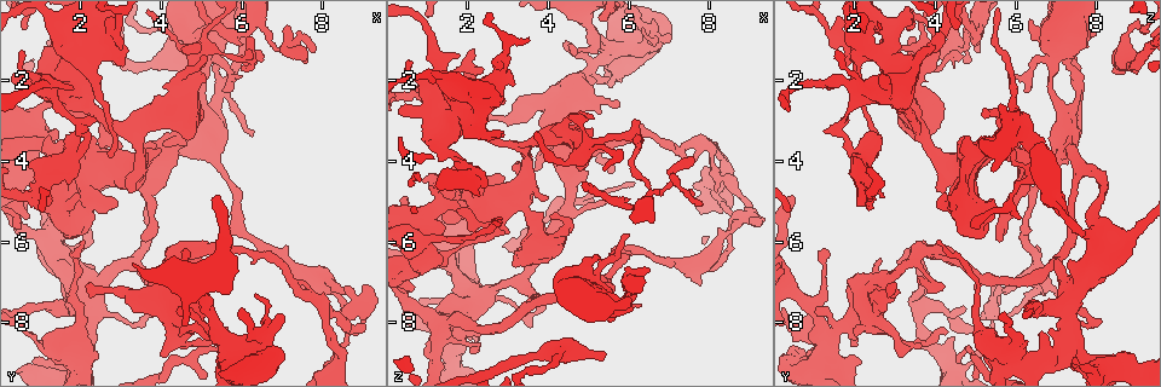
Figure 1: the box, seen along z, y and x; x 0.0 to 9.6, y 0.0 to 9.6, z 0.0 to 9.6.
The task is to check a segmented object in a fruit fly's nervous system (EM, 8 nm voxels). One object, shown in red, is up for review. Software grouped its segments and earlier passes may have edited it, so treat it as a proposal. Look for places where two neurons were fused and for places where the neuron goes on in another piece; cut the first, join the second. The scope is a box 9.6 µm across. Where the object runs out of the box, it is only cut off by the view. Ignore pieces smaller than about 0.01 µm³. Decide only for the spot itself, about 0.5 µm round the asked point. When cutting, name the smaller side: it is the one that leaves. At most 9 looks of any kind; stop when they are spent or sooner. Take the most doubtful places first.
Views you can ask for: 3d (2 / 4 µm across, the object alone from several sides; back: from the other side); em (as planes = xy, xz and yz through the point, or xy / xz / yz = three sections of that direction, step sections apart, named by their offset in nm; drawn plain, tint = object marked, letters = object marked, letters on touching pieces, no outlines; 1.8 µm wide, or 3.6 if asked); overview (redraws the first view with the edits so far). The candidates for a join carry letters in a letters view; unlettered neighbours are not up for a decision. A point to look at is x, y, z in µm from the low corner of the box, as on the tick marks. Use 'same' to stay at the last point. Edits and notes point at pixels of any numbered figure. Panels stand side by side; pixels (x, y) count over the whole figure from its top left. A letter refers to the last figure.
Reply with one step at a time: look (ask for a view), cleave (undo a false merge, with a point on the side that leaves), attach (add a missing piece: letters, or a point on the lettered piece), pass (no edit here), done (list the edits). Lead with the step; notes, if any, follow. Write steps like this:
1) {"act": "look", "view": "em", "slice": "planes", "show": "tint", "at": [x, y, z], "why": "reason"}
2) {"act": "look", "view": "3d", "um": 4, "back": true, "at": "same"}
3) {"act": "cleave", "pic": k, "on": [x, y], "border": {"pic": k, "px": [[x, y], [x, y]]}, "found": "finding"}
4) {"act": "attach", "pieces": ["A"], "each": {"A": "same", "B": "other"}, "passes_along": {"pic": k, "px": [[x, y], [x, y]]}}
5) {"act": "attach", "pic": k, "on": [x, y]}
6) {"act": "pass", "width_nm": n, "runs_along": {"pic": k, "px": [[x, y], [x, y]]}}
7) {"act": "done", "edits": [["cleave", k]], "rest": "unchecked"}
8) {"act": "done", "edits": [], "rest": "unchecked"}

{"act": "look", "view": "em", "slice": "yz", "step": 4, "show": "tint", "at": [0.90, 2.70, 5.95]}

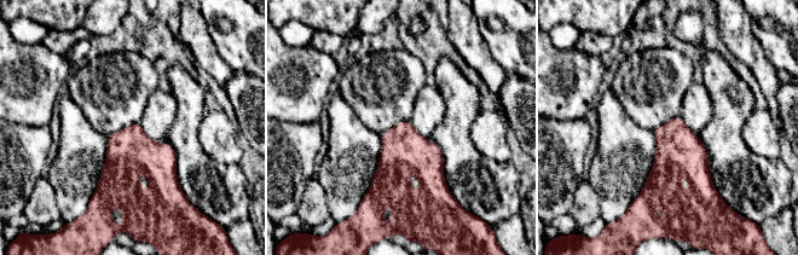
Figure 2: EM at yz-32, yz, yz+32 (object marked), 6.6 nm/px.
{"act": "look", "view": "em", "slice": "planes", "show": "letters", "at": "same", "why": "cut it another way"}

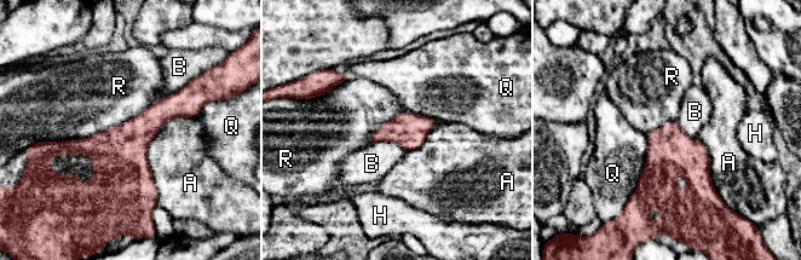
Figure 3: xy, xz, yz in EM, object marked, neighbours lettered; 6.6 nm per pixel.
{"act": "pass", "width_nm": 220, "each": {"A": "other", "B": "other", "H": "other", "Q": "other", "R": "other"}, "border": {"pic": 3, "px": [[148, 107], [122, 123], [107, 130]]}, "found": "all the same neuron"}

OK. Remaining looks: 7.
{"act": "look", "view": "3d", "um": 4, "at": [1.30, 6.20, 8.25], "why": "abrupt turn"}

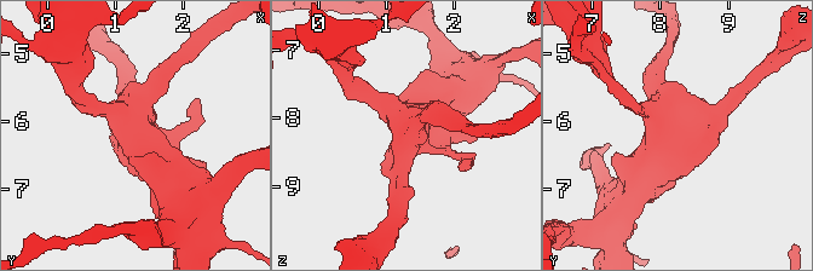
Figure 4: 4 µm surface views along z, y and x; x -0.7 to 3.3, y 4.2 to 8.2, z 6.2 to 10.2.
{"act": "look", "view": "em", "slice": "yz", "step": 16, "show": "letters", "at": [1.35, 6.20, 8.25]}

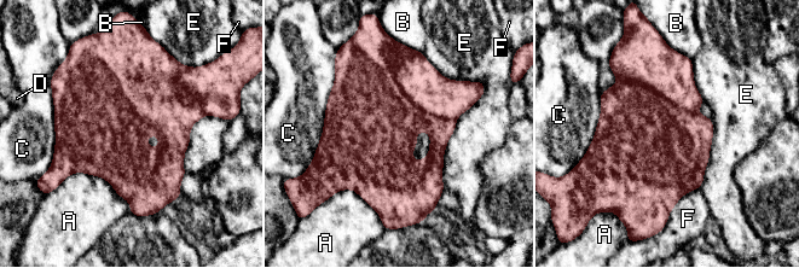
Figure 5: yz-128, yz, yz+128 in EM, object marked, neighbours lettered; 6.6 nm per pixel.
{"act": "pass", "longest_contact_nm": ["E", 650], "each": {"A": "other", "B": "other", "C": "other", "D": "other", "E": "other", "F": "other"}, "found": "one neuron here"}

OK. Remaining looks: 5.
{"act": "look", "view": "3d", "um": 4, "at": [4.95, 1.20, 3.65], "why": "narrows sharply"}

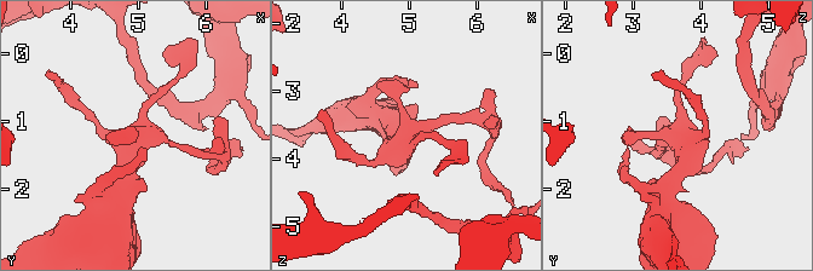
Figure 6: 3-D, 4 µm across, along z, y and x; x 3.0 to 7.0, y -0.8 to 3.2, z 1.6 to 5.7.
{"act": "look", "view": "em", "slice": "planes", "show": "plain", "at": [5.00, 1.30, 3.65], "why": "need the tissue"}

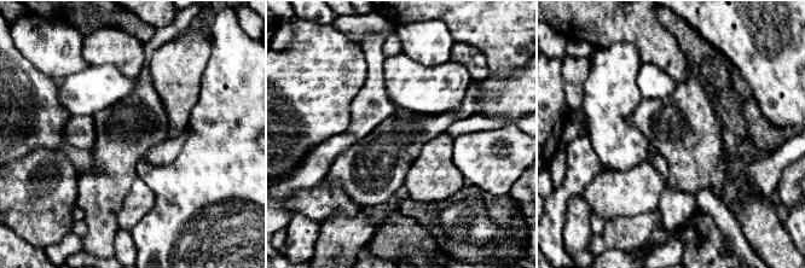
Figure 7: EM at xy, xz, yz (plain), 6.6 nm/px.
{"act": "look", "view": "em", "slice": "planes", "show": "letters", "at": "same"}

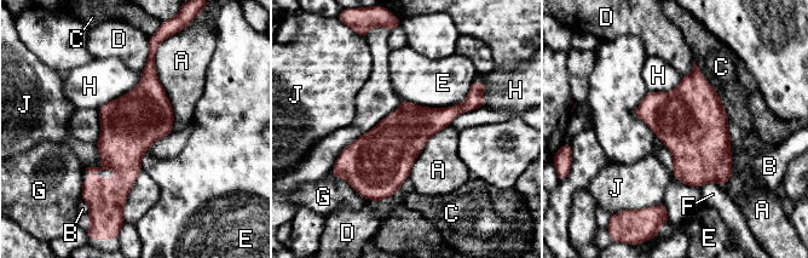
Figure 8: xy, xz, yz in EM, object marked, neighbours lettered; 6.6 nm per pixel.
{"act": "pass", "each": {"A": "other", "B": "other", "C": "other", "D": "other", "E": "other", "F": "other", "G": "other", "H": "other", "J": "other"}, "border": {"pic": 8, "px": [[475, 80], [446, 107], [402, 98]]}, "found": "one neuron here"}

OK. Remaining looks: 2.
{"act": "look", "view": "em", "um": 3.6, "slice": "planes", "show": "letters", "at": [5.10, 0.95, 7.40], "why": "abrupt turn"}

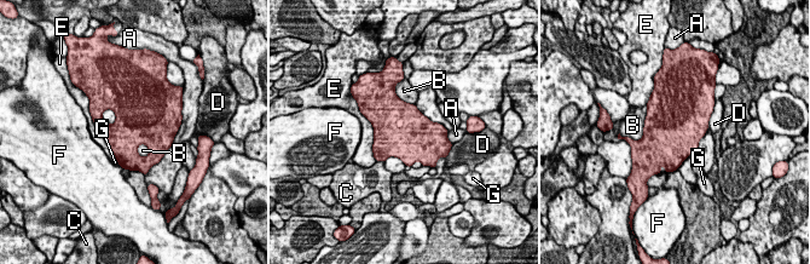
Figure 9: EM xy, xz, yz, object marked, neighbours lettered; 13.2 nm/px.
{"act": "pass", "each": {"A": "other", "B": "other", "C": "other", "D": "other", "E": "other", "F": "other", "G": "other"}, "border": {"pic": 9, "px": [[646, 105], [643, 135], [634, 141]]}, "found": "one neuron here"}

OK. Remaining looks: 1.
{"act": "done", "edits": [], "rest": "unchecked"}

